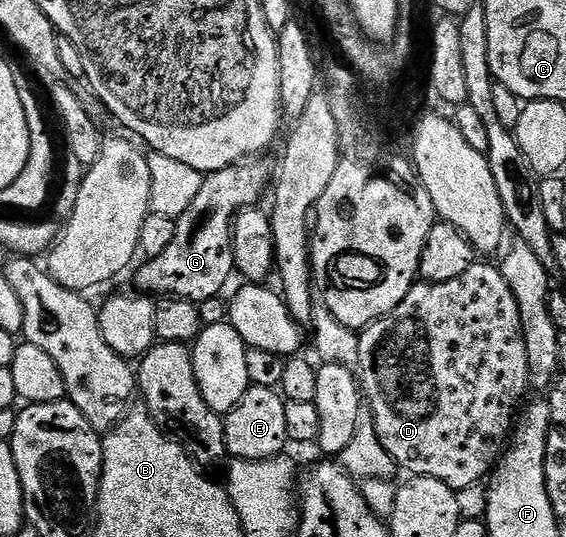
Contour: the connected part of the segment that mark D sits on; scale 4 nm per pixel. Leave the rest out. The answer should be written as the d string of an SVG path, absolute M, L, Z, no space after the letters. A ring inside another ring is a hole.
M473 263L466 271L462 271L462 275L458 275L458 279L450 279L450 283L430 283L421 280L413 285L406 299L402 299L402 303L398 303L394 311L390 311L360 333L358 351L358 380L362 397L371 412L372 422L382 447L386 447L386 451L394 458L397 466L403 472L405 469L408 475L433 477L457 491L481 484L496 468L496 463L503 457L510 440L518 410L529 396L528 385L530 386L532 376L526 359L526 339L522 335L522 319L518 315L518 303L514 303L514 291L510 291L506 279L502 279L499 268L495 264L480 264Z

